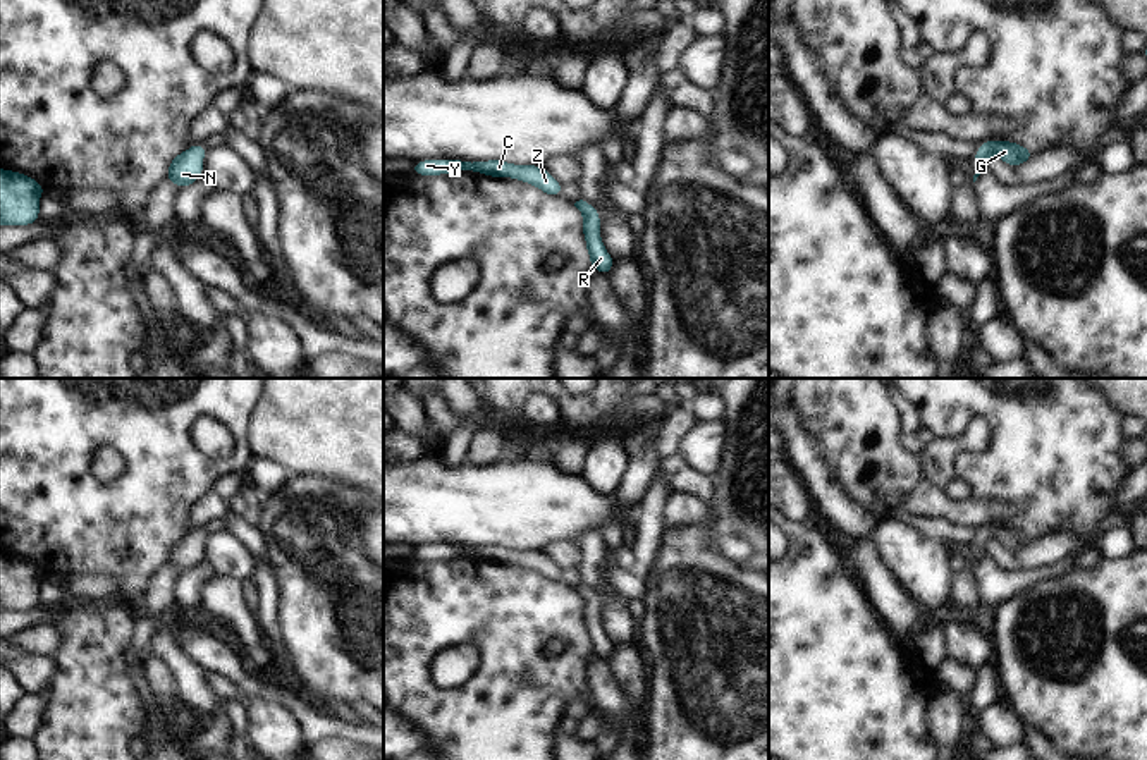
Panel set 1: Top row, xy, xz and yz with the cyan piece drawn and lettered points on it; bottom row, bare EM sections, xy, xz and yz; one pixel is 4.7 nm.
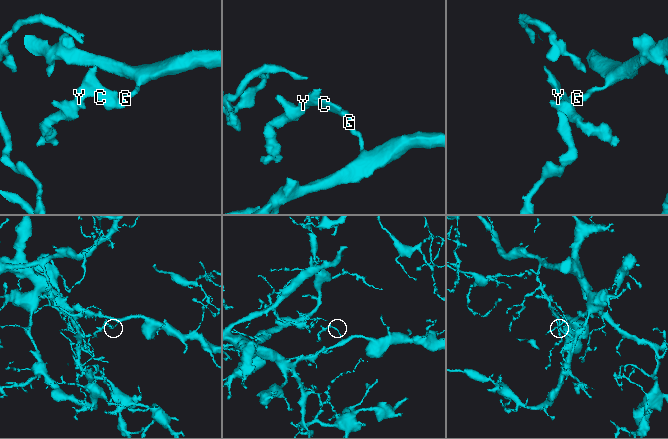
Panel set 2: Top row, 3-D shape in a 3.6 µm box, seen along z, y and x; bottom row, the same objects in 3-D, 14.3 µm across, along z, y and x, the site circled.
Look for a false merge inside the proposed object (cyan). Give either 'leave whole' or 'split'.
leave whole

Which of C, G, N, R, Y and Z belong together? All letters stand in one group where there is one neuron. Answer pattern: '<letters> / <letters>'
C G N R Y Z

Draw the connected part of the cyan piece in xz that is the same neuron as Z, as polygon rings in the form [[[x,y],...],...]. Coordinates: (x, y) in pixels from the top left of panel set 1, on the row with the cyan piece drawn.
[[[456,158],[420,160],[413,165],[411,174],[451,175],[463,170],[478,172],[487,177],[511,177],[516,181],[523,181],[554,198],[559,198],[562,191],[562,184],[555,177],[552,177],[543,167],[516,165],[502,160],[485,160],[485,162],[464,162]]]

